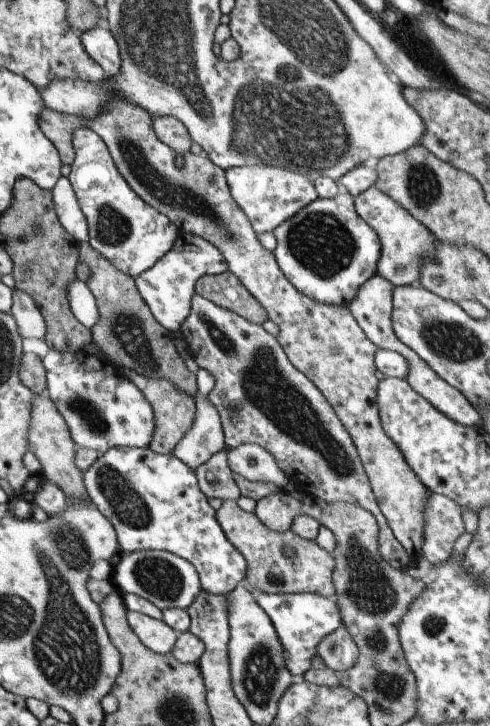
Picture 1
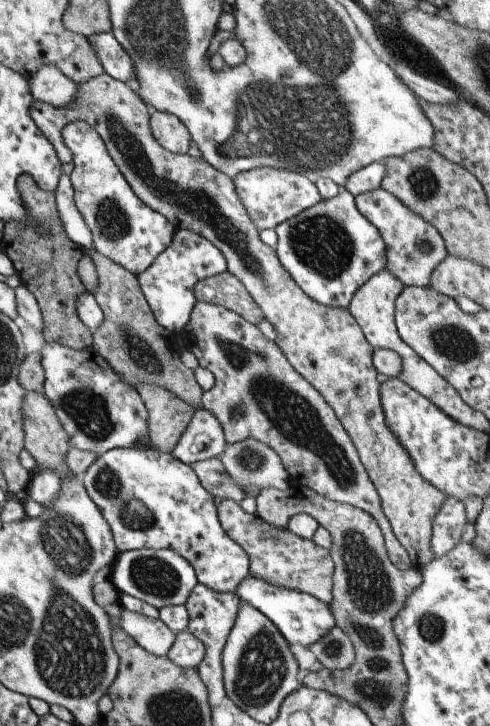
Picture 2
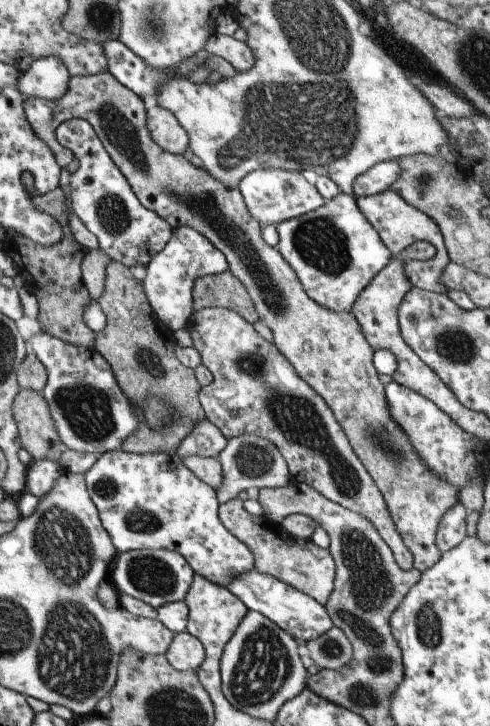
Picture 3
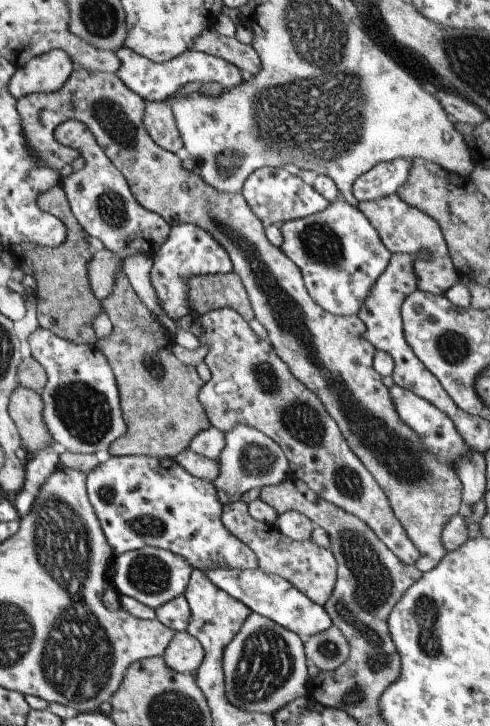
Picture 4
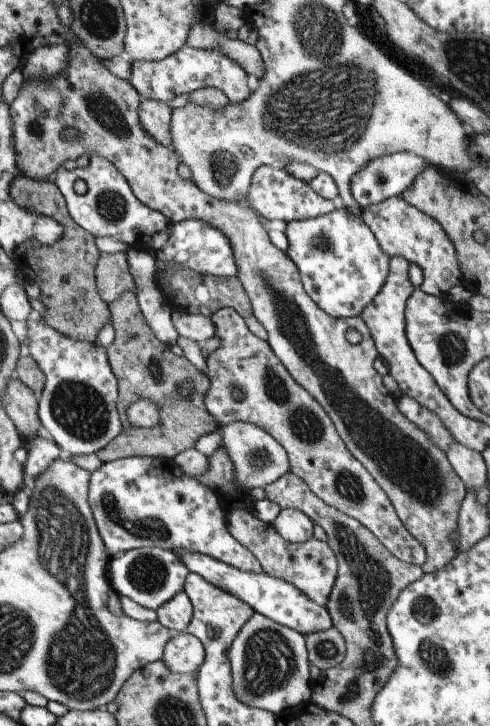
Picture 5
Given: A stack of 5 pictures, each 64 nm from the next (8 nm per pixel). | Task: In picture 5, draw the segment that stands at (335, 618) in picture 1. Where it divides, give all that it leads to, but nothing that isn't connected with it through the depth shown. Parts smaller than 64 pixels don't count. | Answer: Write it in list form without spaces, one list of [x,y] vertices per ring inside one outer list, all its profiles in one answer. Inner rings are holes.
[[[185,553],[177,555],[187,567],[189,573],[201,575],[209,584],[216,586],[219,590],[232,594],[237,600],[250,606],[255,613],[262,614],[273,622],[286,626],[300,635],[310,635],[327,630],[332,626],[332,620],[325,607],[315,604],[309,600],[301,591],[298,591],[292,584],[277,577],[270,577],[263,571],[248,573],[210,556],[199,553]]]

